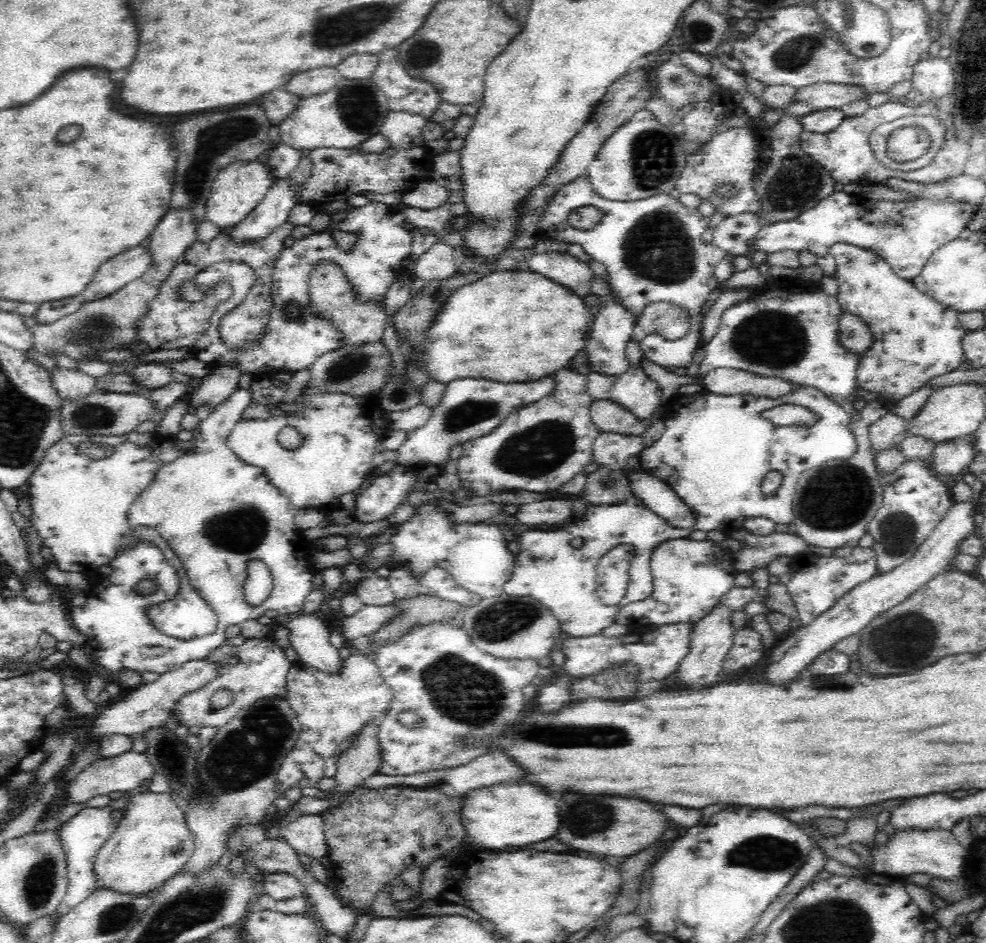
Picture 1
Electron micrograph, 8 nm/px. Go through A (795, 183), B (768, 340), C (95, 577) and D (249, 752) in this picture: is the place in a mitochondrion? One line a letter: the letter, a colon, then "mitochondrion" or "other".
A: mitochondrion
B: mitochondrion
C: other
D: mitochondrion

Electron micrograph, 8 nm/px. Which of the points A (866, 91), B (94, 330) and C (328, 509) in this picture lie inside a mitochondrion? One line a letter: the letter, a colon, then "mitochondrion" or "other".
A: other
B: mitochondrion
C: other

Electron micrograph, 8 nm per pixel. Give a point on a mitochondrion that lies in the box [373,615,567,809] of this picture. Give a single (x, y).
(470, 695)

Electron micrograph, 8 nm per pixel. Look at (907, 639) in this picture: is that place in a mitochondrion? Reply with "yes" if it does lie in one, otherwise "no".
yes

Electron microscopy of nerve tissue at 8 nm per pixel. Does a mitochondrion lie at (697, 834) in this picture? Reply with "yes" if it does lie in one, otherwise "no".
no

